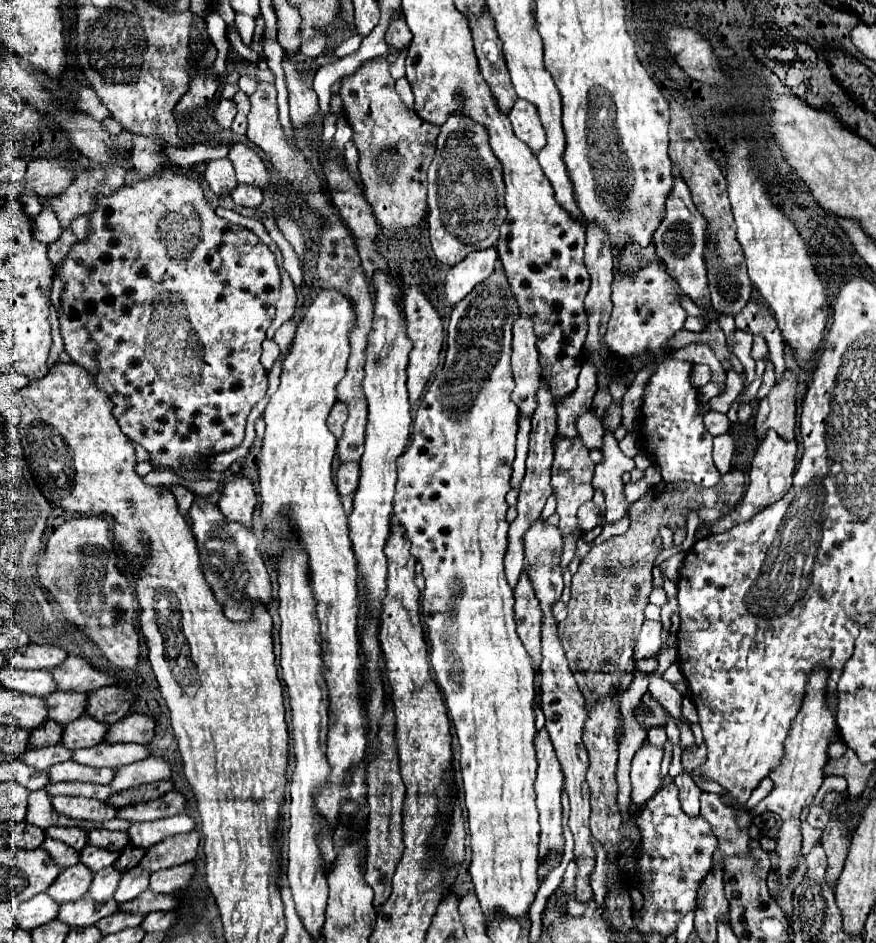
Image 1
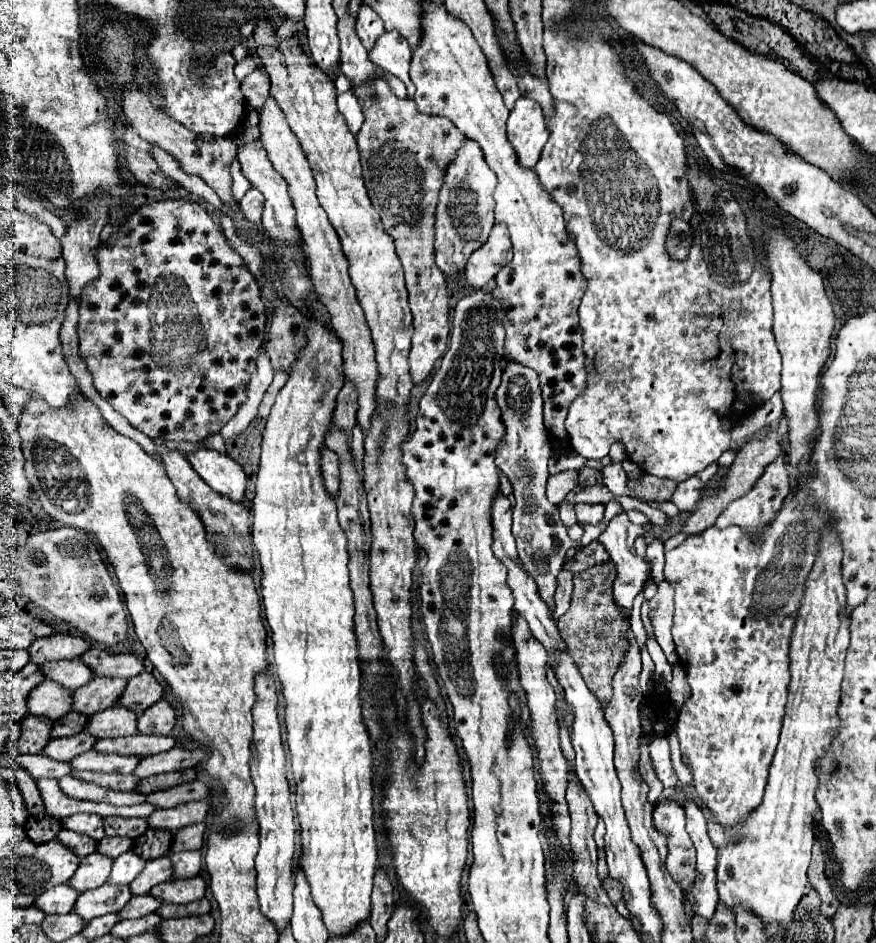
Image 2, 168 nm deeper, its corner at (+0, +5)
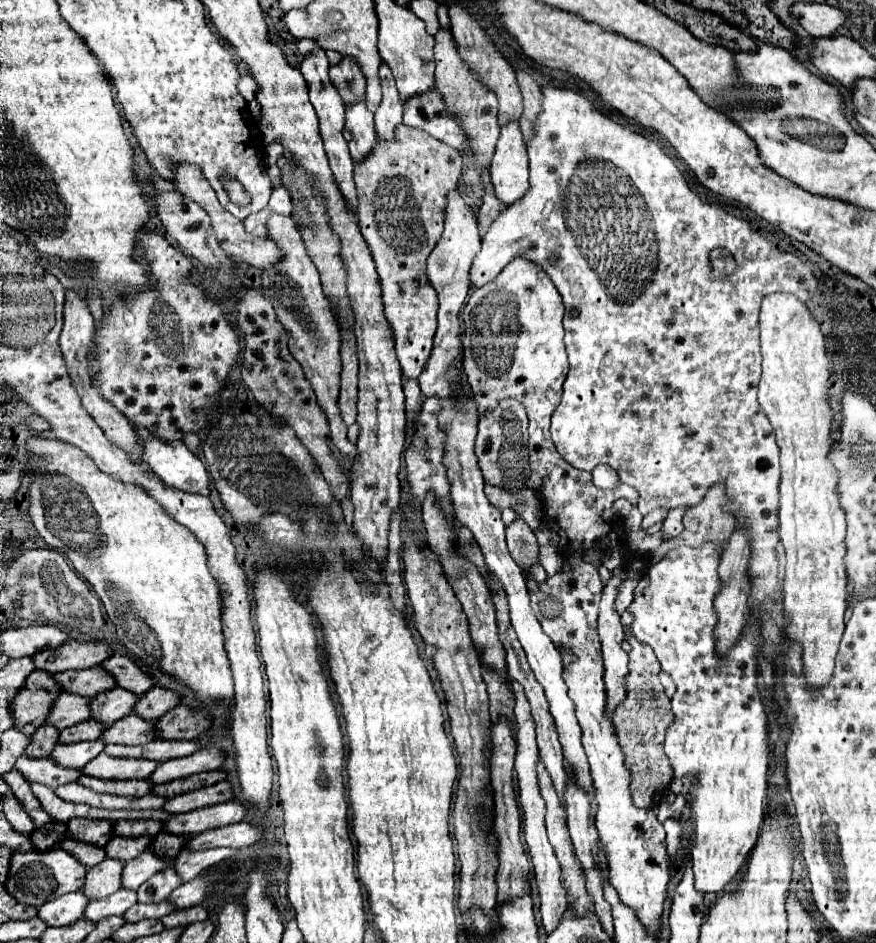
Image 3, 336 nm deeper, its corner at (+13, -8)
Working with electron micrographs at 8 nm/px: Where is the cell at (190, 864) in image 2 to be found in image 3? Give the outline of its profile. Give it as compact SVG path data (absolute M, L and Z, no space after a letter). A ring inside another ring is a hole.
M208 849L208 851L182 851L176 857L176 871L182 877L182 881L192 881L208 867L214 867L226 859L232 859L236 855L236 849Z

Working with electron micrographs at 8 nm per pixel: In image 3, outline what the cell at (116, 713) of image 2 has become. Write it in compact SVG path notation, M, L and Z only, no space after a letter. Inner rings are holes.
M134 713L114 723L102 735L104 743L120 743L120 745L144 745L156 739L158 735L154 733L154 721L146 721Z

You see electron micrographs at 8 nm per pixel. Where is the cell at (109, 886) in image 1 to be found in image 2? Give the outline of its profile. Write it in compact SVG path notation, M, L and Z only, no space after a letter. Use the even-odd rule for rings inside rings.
M129 850L129 852L125 852L125 854L121 854L119 858L113 860L113 868L111 868L107 882L117 884L117 886L129 884L143 870L143 866L145 866L145 860Z

